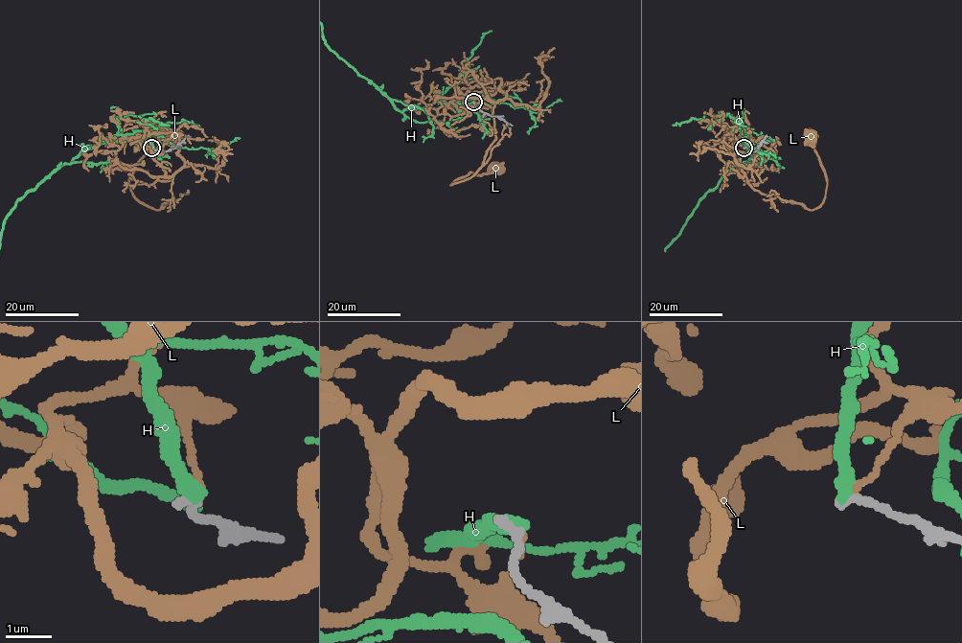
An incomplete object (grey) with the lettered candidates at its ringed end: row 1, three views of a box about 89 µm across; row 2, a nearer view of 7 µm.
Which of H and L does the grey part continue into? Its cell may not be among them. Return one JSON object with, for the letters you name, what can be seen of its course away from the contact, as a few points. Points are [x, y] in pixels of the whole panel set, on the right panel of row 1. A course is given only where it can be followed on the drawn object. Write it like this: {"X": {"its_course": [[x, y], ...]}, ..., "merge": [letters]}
{"merge": []}

